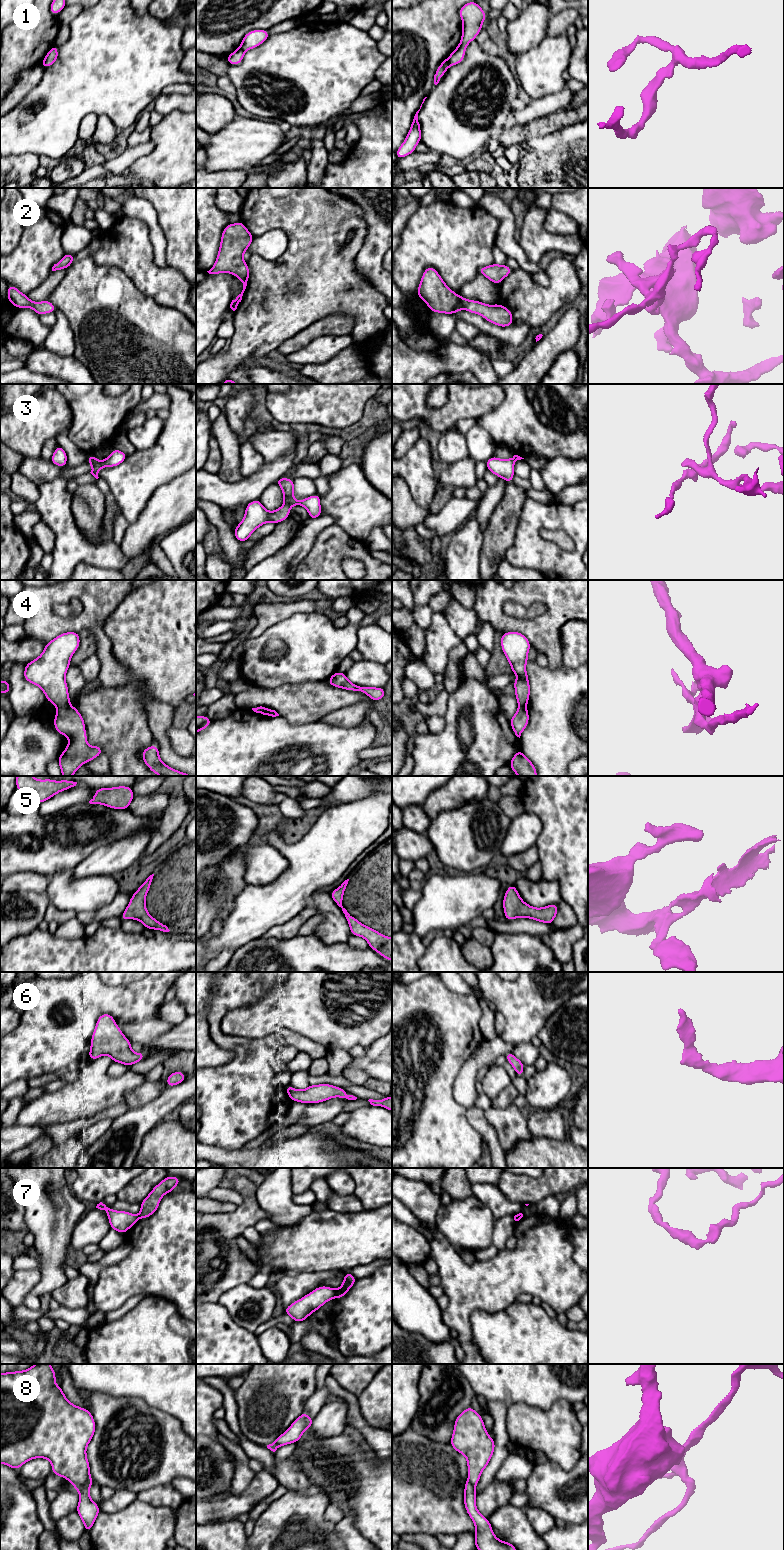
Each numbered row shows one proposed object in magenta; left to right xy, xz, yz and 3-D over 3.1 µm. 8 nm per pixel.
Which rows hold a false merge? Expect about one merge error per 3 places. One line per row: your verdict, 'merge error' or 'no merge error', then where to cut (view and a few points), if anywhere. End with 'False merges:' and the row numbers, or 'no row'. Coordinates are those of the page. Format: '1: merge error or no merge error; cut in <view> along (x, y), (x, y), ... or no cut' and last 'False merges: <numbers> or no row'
1: merge error; cut in yz along (447, 58), (450, 65)
2: no merge error; no cut
3: merge error; cut in xz along (285, 503), (290, 506)
4: merge error; cut in xy along (68, 704), (59, 707)
5: merge error; cut in xy along (145, 909), (145, 919), (142, 922)
6: no merge error; no cut
7: merge error; cut in xz along (336, 1290), (334, 1297)
8: merge error; cut in xy along (90, 1477), (77, 1490)
False merges: 1, 3, 4, 5, 7, 8

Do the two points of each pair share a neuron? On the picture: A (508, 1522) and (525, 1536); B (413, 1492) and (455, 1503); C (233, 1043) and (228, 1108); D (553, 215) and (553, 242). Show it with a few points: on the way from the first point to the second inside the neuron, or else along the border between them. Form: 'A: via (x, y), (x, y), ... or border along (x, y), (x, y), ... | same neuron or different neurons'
A: via (512, 1525), (521, 1534) | same neuron
B: via (423, 1492), (434, 1503), (445, 1503) | same neuron
C: via (239, 1059), (239, 1092) | same neuron
D: border along (549, 209), (544, 222), (548, 231), (576, 233) | different neurons

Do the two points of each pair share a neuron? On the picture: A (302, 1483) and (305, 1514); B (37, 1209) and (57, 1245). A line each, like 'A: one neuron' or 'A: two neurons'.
A: two neurons
B: one neuron

